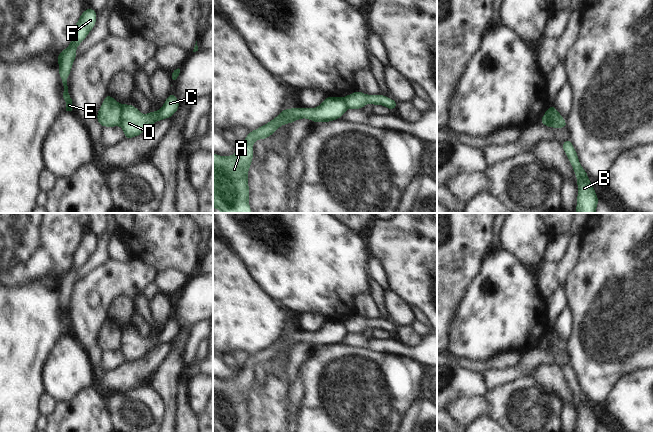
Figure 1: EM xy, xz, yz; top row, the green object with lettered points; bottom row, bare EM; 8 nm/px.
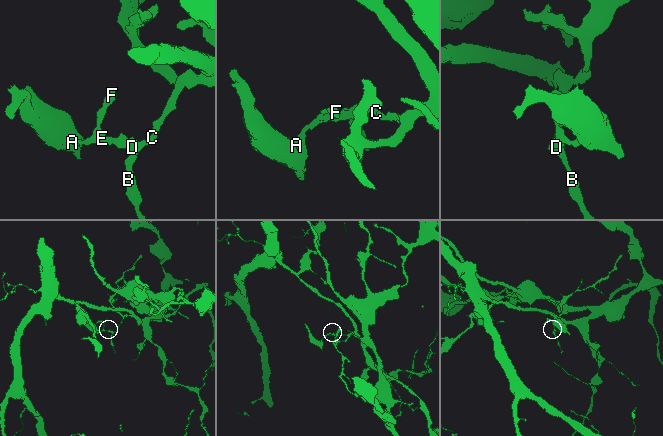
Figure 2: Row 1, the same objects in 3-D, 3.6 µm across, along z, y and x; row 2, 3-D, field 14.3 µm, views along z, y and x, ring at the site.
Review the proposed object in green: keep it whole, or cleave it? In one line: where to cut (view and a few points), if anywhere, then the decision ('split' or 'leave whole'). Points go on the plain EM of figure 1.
yz (550, 329), (552, 342), (555, 345), (562, 345) | split

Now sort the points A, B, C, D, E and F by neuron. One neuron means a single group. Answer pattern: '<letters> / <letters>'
A E F / B C D

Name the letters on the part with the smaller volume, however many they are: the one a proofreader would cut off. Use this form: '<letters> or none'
A, E, F

